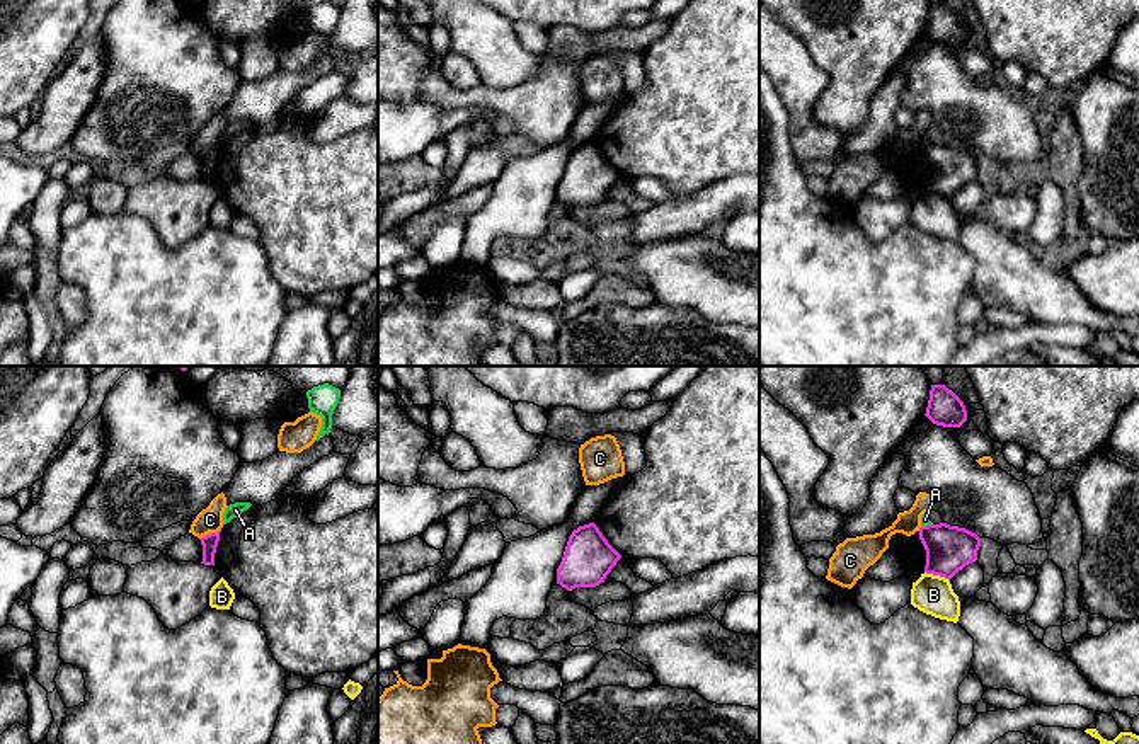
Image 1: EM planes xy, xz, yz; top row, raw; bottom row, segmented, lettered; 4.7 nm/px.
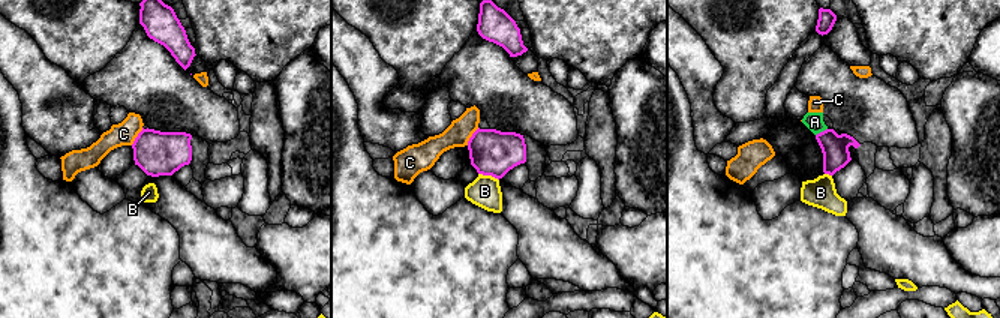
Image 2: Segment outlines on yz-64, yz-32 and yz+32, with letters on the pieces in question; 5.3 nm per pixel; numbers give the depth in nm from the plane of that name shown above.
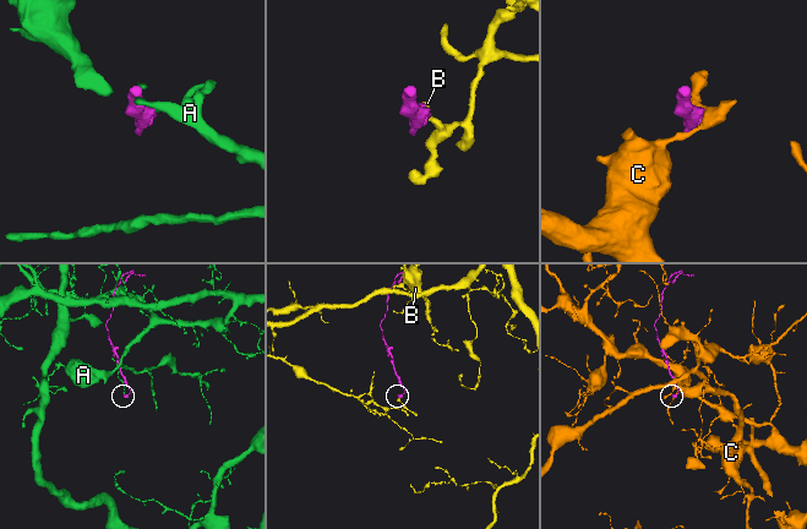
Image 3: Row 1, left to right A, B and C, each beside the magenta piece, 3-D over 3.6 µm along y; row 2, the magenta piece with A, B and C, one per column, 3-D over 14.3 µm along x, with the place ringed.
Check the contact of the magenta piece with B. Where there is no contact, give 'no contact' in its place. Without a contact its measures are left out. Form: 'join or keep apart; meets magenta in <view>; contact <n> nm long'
keep apart; meets magenta in yz; contact 130 nm long

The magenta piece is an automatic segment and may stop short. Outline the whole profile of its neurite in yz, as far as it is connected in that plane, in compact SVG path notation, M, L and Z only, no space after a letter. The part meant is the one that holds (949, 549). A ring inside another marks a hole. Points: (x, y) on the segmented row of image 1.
M947 523L921 526L919 540L926 550L924 572L948 581L977 560L981 547L976 533Z

